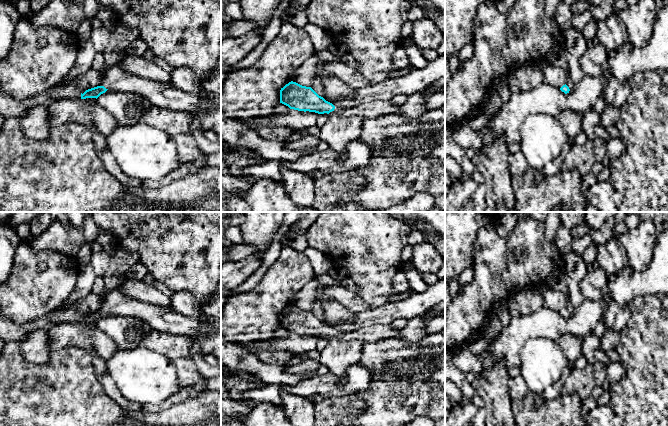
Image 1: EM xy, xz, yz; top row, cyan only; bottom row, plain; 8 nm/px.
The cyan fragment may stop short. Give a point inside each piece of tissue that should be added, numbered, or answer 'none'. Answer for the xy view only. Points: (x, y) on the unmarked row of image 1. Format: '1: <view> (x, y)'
1: xy (166, 320)

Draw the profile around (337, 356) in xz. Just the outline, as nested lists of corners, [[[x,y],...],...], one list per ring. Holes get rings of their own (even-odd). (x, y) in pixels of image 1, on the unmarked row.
[[[336,338],[328,339],[328,345],[320,352],[319,362],[321,365],[325,365],[330,373],[340,377],[339,386],[344,386],[346,372],[350,366],[359,363],[365,343],[360,340],[342,341]]]

